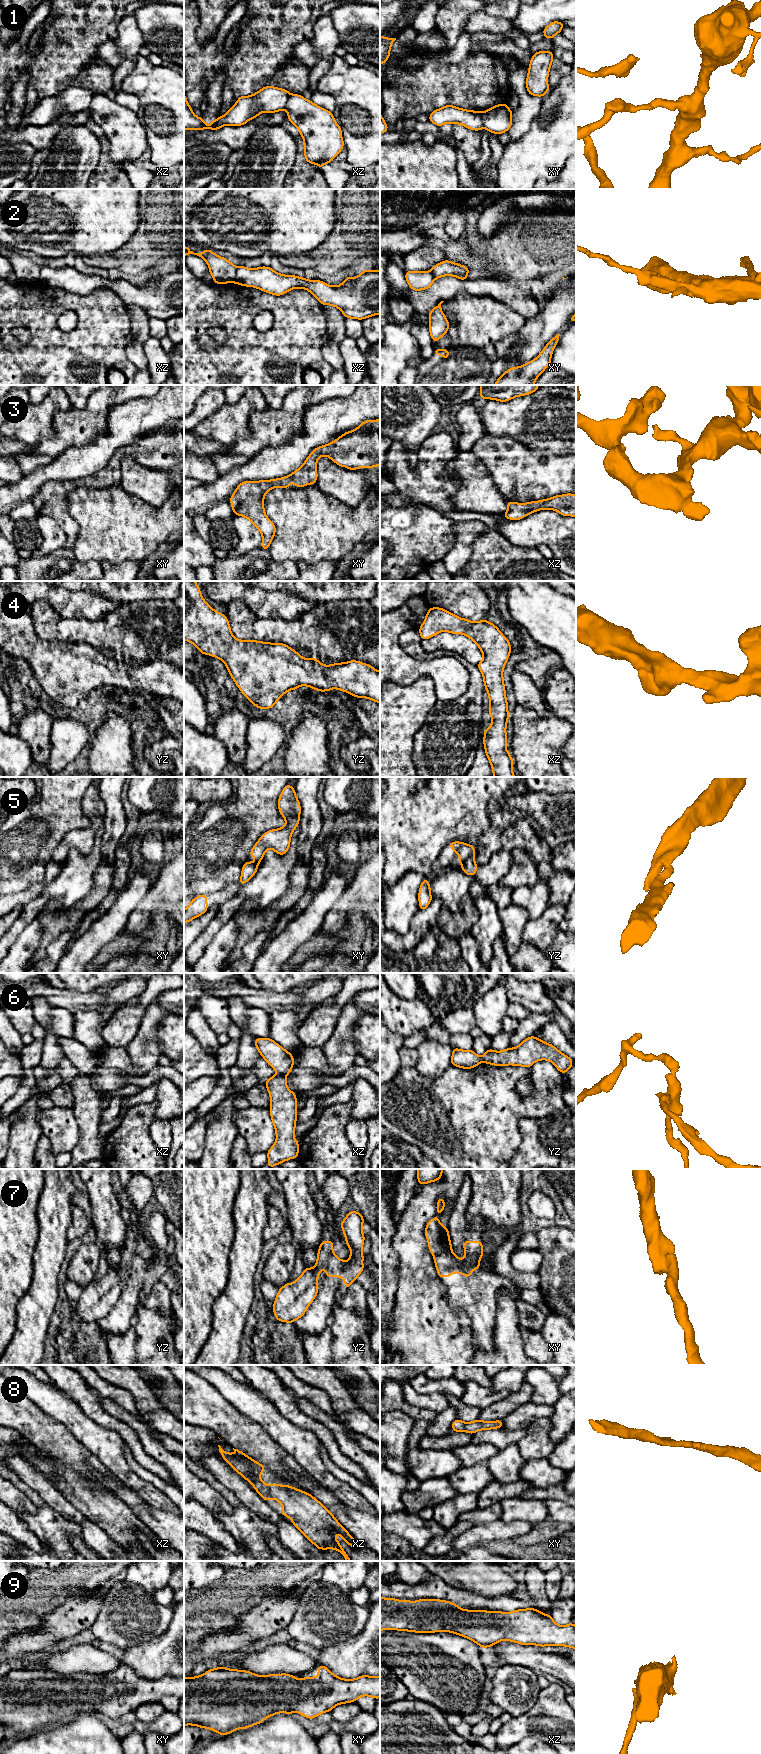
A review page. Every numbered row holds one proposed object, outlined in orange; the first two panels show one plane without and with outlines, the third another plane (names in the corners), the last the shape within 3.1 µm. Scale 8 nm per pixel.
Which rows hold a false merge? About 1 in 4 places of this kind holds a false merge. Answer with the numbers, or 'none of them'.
1, 2, 5, 6, 7

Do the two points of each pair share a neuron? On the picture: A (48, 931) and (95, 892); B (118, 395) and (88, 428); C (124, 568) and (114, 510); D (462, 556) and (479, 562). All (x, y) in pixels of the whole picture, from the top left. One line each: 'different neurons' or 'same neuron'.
A: same neuron
B: same neuron
C: different neurons
D: different neurons

